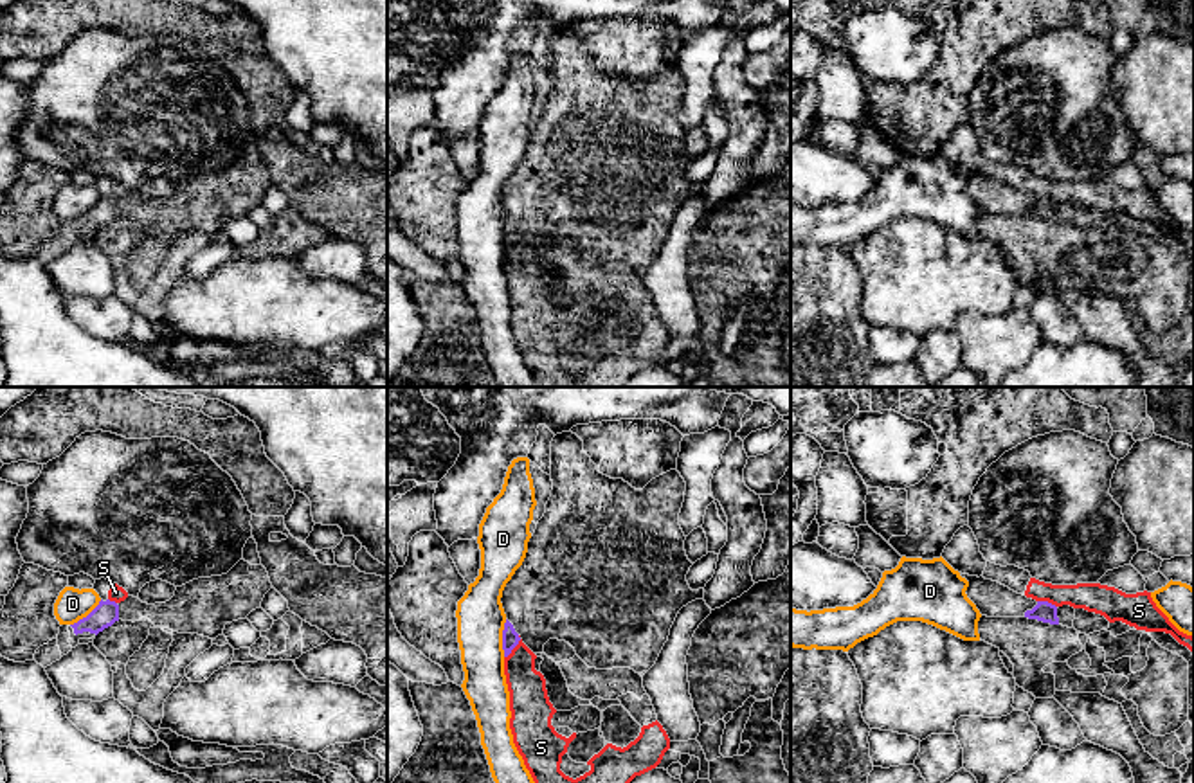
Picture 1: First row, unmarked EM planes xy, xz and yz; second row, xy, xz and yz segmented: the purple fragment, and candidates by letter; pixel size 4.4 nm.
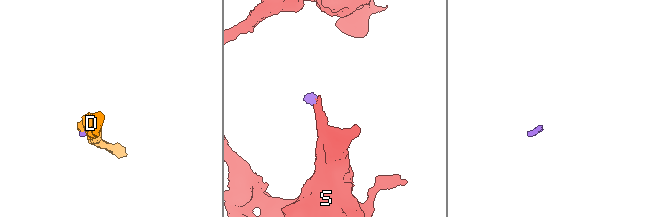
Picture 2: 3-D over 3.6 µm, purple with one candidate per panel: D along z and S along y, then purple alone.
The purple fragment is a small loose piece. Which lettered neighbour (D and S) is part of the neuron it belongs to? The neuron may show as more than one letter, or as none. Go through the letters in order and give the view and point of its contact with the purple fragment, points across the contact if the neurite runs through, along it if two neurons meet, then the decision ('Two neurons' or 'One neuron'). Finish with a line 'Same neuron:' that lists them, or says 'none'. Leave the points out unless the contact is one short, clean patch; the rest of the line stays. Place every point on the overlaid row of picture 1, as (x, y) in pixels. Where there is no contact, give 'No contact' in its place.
D: Touches purple at xz (503, 638). Boundary: xz (506, 620), (503, 656). Two neurons
S: Touches purple at xz (514, 647). Boundary: xz (519, 636), (519, 641), (505, 657). Two neurons
Same neuron: none

